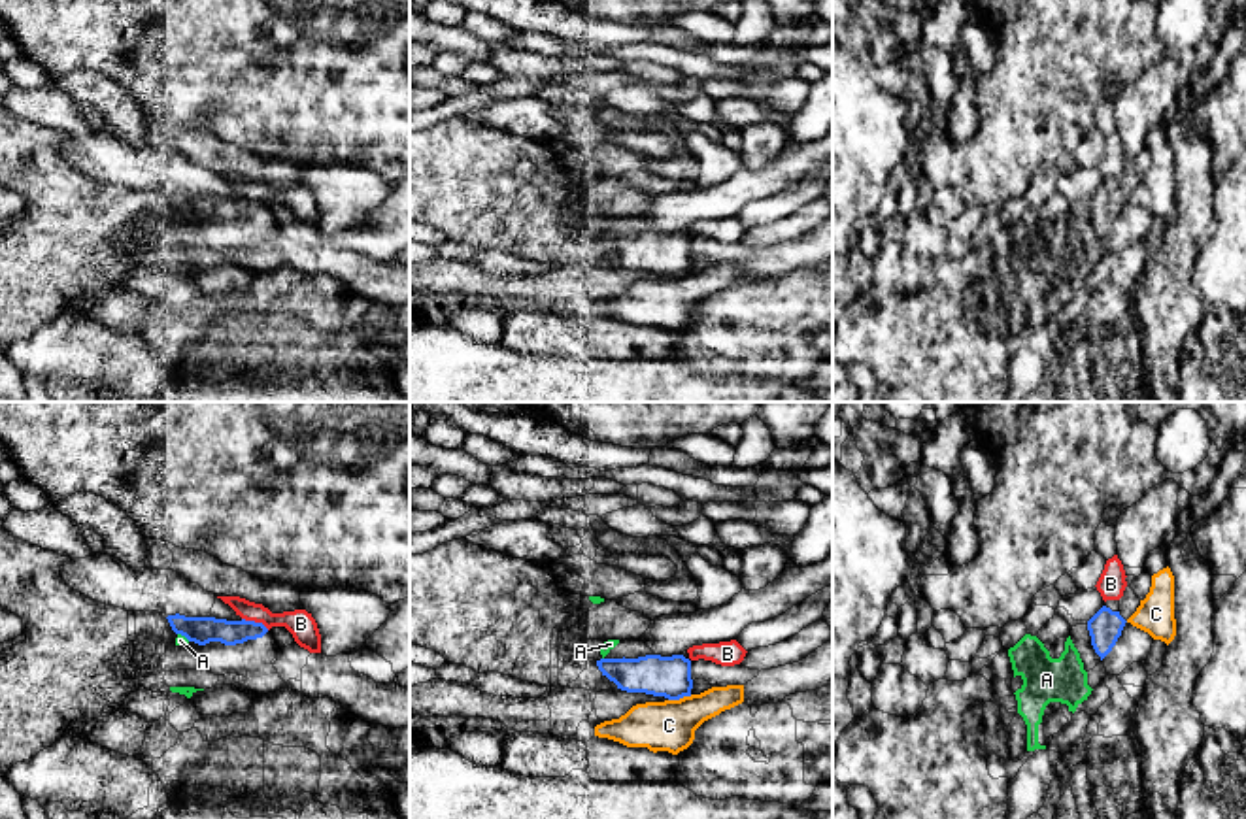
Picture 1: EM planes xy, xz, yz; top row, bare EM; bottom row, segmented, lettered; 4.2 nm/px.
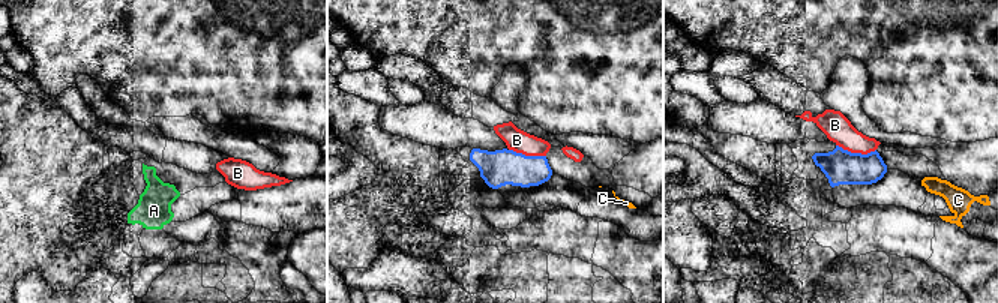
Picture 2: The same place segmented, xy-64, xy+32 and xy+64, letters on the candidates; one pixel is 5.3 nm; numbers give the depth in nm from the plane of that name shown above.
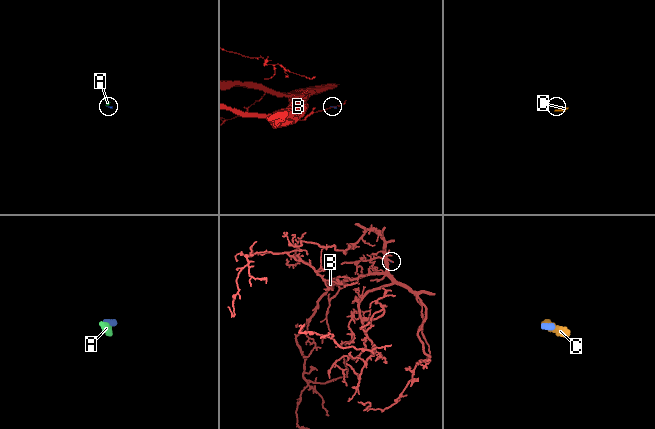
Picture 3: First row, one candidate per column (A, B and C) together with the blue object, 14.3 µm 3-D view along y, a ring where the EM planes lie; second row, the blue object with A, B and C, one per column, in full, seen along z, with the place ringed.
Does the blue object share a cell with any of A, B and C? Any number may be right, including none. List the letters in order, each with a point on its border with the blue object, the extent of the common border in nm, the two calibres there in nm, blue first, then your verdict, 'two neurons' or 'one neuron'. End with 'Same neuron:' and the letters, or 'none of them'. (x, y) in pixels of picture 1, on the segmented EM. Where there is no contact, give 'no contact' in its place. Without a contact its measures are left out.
A: contact xy (184, 635); length 70 nm; calibres 120 and 50 nm; one neuron
B: contact xy (253, 621); length 130 nm; calibres 120 and 120 nm; two neurons
C: contact xz (680, 697); length 110 nm; calibres 180 and 220 nm; two neurons
Same neuron: A

